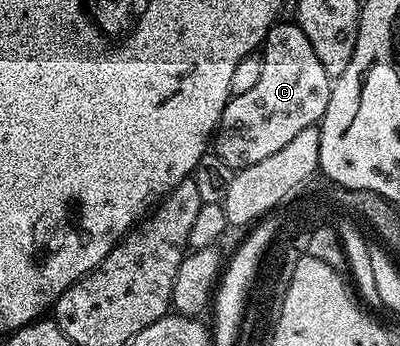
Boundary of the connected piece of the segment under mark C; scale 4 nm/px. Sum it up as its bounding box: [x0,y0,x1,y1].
[212,20,332,171]

